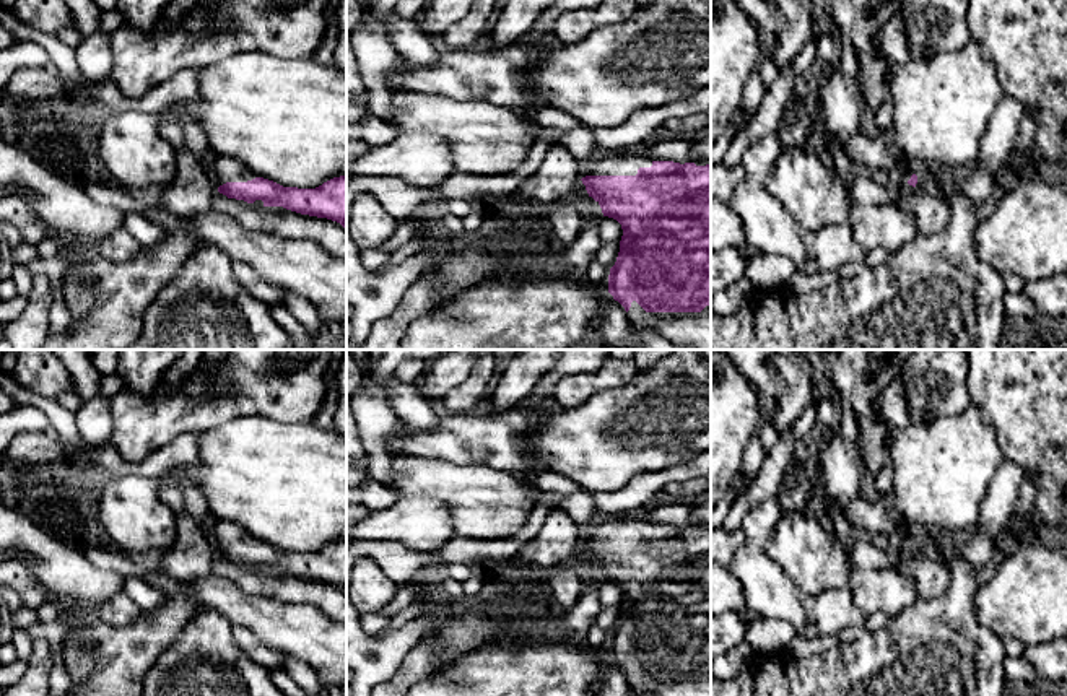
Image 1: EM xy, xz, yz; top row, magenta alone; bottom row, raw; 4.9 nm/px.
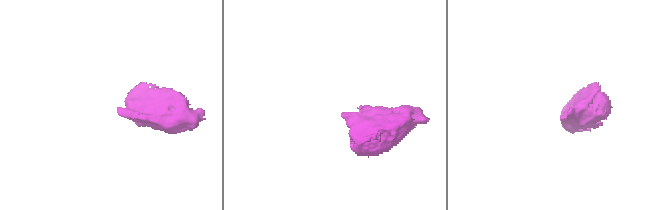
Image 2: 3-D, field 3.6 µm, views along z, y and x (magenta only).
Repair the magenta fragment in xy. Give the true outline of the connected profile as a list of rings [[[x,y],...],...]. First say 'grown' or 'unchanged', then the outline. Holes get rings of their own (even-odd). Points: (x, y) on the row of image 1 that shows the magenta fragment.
grown | [[[213,156],[208,166],[218,192],[228,198],[255,207],[283,207],[346,228],[346,176],[333,177],[316,189],[298,189],[268,181],[231,158]]]

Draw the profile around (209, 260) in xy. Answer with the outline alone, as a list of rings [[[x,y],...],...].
[[[202,242],[146,309],[137,343],[124,350],[286,350],[288,345],[290,335],[272,317],[270,307],[244,289],[231,257]]]

